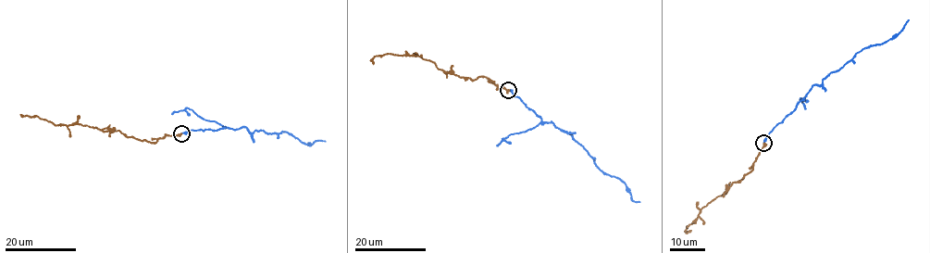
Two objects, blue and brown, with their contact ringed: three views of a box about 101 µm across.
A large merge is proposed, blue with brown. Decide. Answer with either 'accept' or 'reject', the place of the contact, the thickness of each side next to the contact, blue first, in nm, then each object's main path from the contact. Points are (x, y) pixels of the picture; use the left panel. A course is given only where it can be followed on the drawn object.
reject; place (181, 133); calibres 200 and 280 nm; course blue (181, 132), (243, 127), (251, 132), (286, 132), (307, 144), (326, 141); course brown (181, 132), (166, 135), (153, 143), (125, 135), (117, 130), (105, 132), (74, 123), (55, 125), (22, 115)

